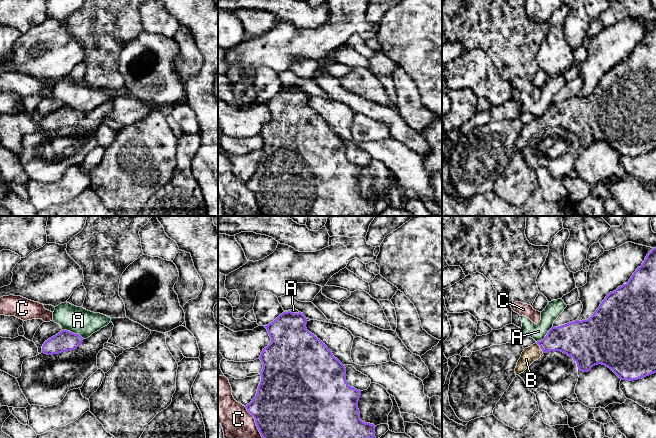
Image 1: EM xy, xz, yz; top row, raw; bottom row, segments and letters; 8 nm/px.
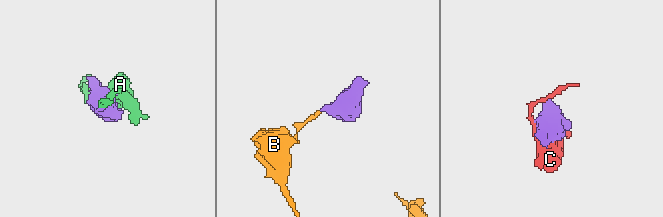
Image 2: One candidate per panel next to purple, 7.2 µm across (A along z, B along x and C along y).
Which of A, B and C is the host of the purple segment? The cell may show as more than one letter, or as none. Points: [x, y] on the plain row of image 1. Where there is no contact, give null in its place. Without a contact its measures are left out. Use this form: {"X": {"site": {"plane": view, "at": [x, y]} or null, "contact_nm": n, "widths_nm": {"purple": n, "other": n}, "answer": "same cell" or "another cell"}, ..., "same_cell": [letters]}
{"A": {"site": {"plane": "xy", "at": [73, 109]}, "contact_nm": 190, "widths_nm": {"purple": 160, "other": 220}, "answer": "another cell"}, "B": {"site": {"plane": "yz", "at": [540, 123]}, "contact_nm": 110, "widths_nm": {"purple": 240, "other": 120}, "answer": "same cell"}, "C": {"site": {"plane": "xz", "at": [255, 198]}, "contact_nm": 320, "widths_nm": {"purple": 500, "other": 280}, "answer": "another cell"}, "same_cell": ["B"]}

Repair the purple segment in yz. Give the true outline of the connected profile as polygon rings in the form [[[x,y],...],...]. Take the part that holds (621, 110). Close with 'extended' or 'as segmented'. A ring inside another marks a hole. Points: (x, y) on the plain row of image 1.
[[[656,24],[647,30],[642,41],[636,45],[626,60],[605,73],[589,95],[552,103],[543,116],[525,124],[517,138],[516,151],[523,149],[543,129],[549,127],[561,127],[572,133],[577,139],[578,146],[583,148],[589,148],[598,140],[605,141],[621,156],[633,157],[656,149]]] | extended

